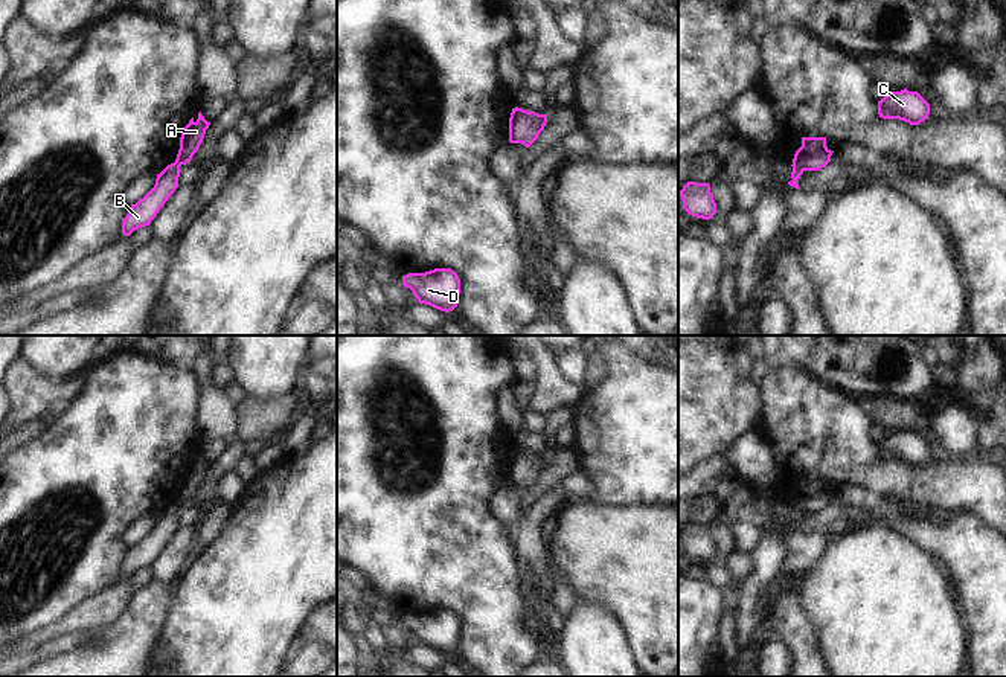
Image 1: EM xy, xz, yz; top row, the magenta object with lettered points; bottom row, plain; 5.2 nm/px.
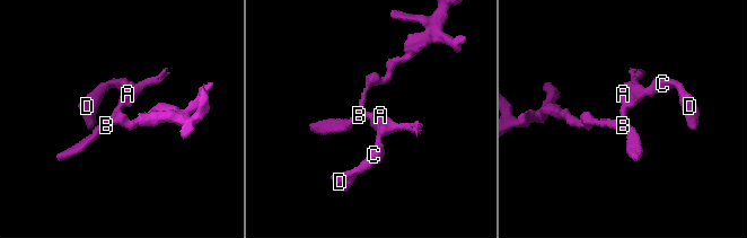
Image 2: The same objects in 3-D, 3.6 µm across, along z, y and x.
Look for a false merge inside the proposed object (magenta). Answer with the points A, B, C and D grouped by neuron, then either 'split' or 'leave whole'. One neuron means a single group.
A C D / B | split

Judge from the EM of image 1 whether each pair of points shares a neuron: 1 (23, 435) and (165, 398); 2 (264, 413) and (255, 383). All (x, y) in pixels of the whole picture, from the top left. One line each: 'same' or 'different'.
1: different
2: different

